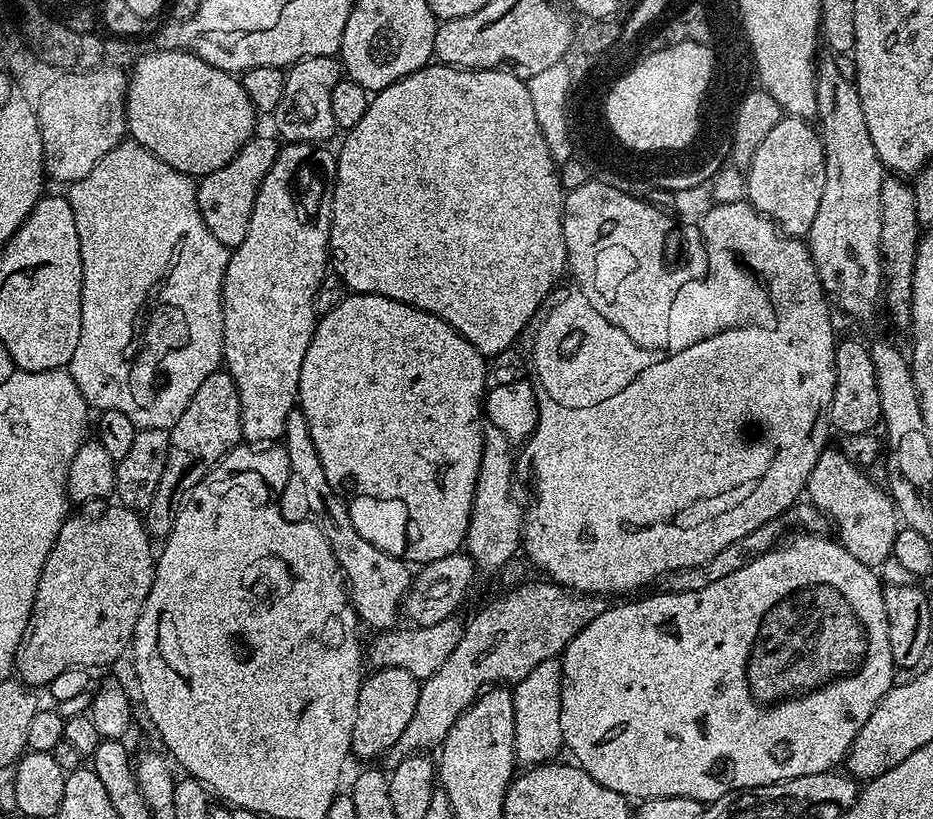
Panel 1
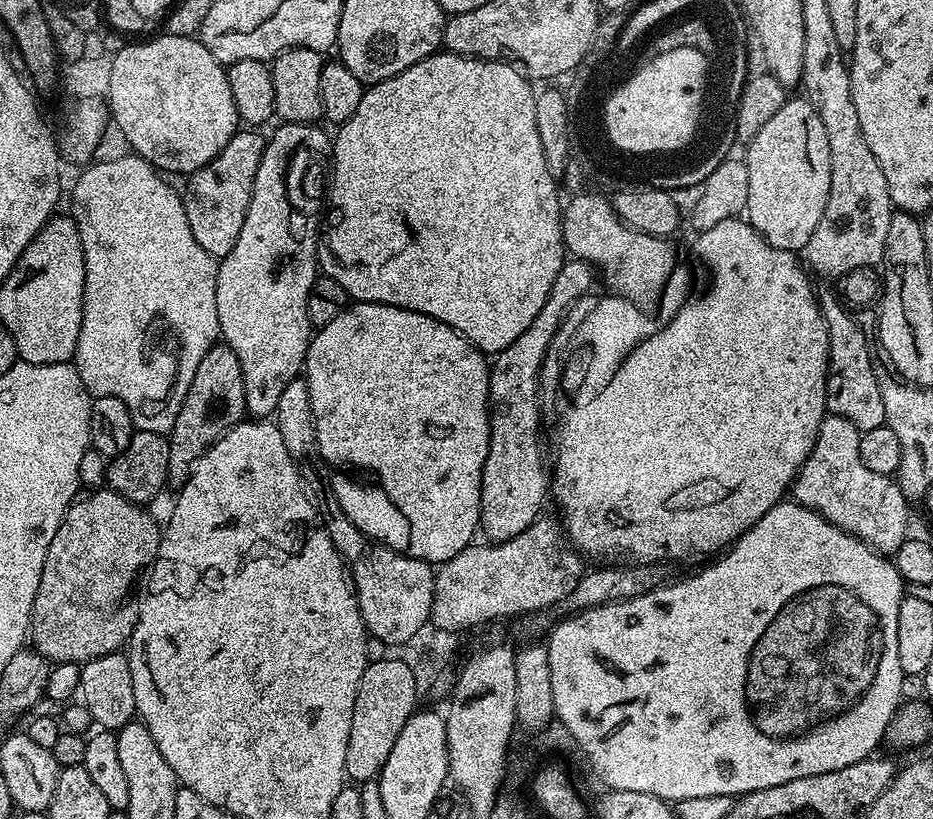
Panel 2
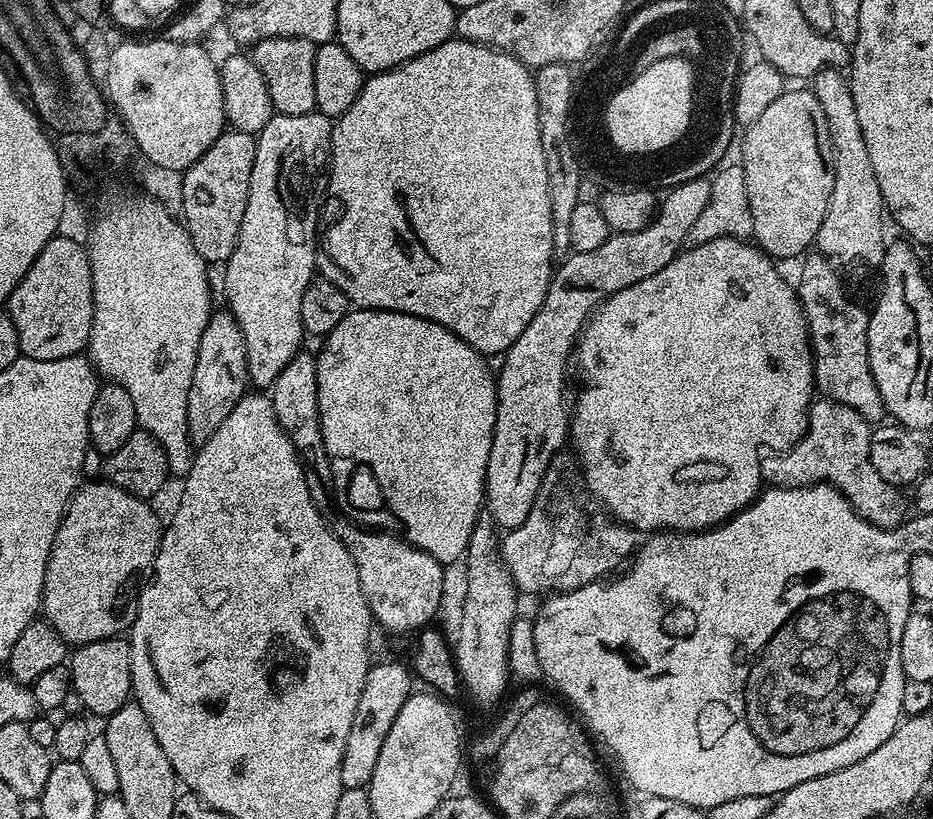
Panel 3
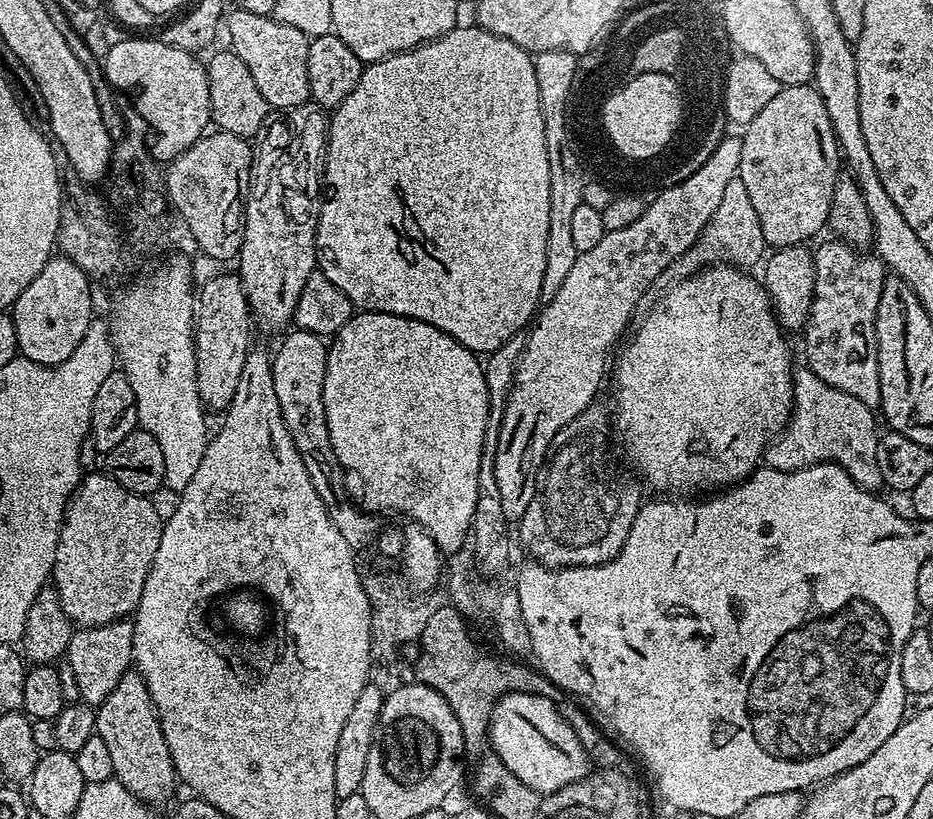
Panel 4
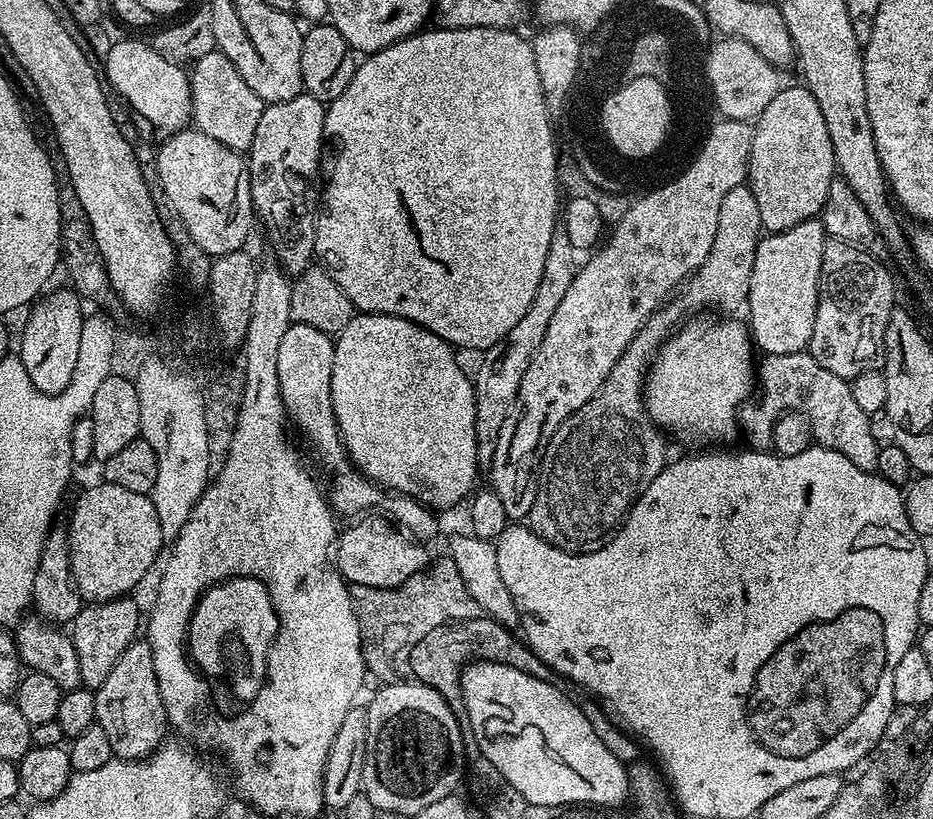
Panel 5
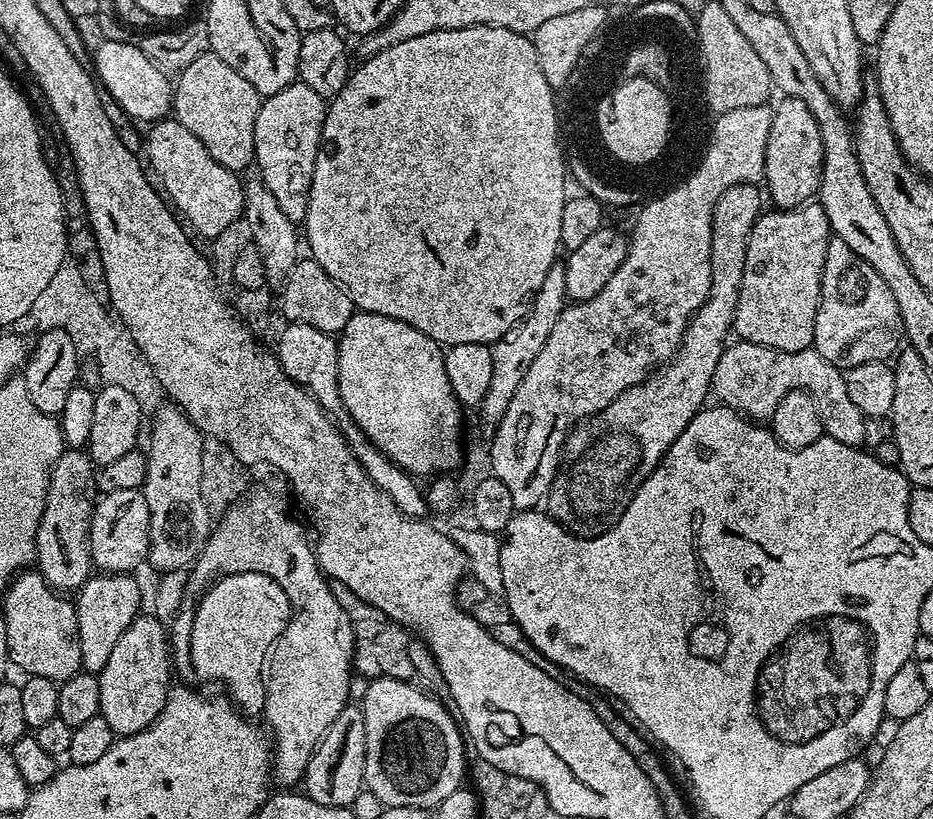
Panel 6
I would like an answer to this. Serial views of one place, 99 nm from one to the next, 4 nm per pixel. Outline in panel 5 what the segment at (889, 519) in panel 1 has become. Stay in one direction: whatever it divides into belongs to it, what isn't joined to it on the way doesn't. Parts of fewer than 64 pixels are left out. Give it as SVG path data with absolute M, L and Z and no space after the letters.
M807 350L794 354L765 355L763 359L758 364L758 392L764 397L753 395L741 404L739 410L738 424L742 436L756 447L753 449L771 449L777 416L783 416L786 410L795 410L810 418L812 438L819 447L838 450L838 454L858 466L858 470L875 473L879 466L881 445L876 444L872 424L852 393L853 385L838 378L838 374L830 374L826 366L818 366Z

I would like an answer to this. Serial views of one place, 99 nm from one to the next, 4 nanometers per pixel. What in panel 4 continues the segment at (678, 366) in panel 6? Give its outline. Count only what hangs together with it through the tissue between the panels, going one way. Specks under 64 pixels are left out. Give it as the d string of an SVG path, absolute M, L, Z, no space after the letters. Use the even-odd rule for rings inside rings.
M737 178L731 180L726 186L726 191L718 202L718 210L714 210L710 222L706 222L706 226L694 242L694 246L690 246L690 250L686 250L686 254L674 258L674 262L670 262L670 266L666 266L666 270L662 270L662 274L658 274L654 278L651 291L656 294L663 293L686 278L696 276L705 268L717 264L748 270L751 269L751 264L759 265L765 256L766 245L762 238L762 222L758 222L758 213L754 211L754 206L750 203L750 193ZM593 402L586 410L582 410L582 414L578 414L578 418L566 422L566 426L554 434L538 470L534 498L530 498L526 514L518 521L520 540L535 563L548 568L598 566L610 562L622 550L642 503L641 485L635 479L632 481L619 476L608 465L608 432L610 436L609 409L607 412L600 402Z

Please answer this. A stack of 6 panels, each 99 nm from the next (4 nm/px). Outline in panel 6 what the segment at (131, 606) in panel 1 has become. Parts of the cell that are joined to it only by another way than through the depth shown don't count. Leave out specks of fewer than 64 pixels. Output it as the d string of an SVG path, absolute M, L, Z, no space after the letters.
M141 489L105 492L95 501L90 522L90 554L101 573L135 573L135 568L147 561L149 546L150 510Z

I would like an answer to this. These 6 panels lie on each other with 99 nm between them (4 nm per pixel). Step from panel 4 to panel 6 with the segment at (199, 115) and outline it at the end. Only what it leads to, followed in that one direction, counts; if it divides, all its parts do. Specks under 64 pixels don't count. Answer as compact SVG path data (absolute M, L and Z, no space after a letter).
M102 42L95 45L94 51L96 51L94 72L103 91L111 99L116 100L118 106L122 106L124 113L133 121L148 120L147 122L155 122L165 119L173 111L173 81L162 69L154 66L154 62L150 62L146 58L146 54L142 54L139 43Z

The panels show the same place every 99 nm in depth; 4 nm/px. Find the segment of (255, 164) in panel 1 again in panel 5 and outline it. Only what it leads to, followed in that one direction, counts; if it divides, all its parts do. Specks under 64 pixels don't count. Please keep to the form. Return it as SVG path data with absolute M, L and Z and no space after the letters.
M192 126L171 133L165 140L168 141L160 149L155 149L154 170L160 175L160 188L169 200L172 212L185 224L194 242L211 258L241 251L252 232L252 220L254 224L247 159L241 153L222 146L222 142L217 142L215 138L210 138L210 134L202 134Z

